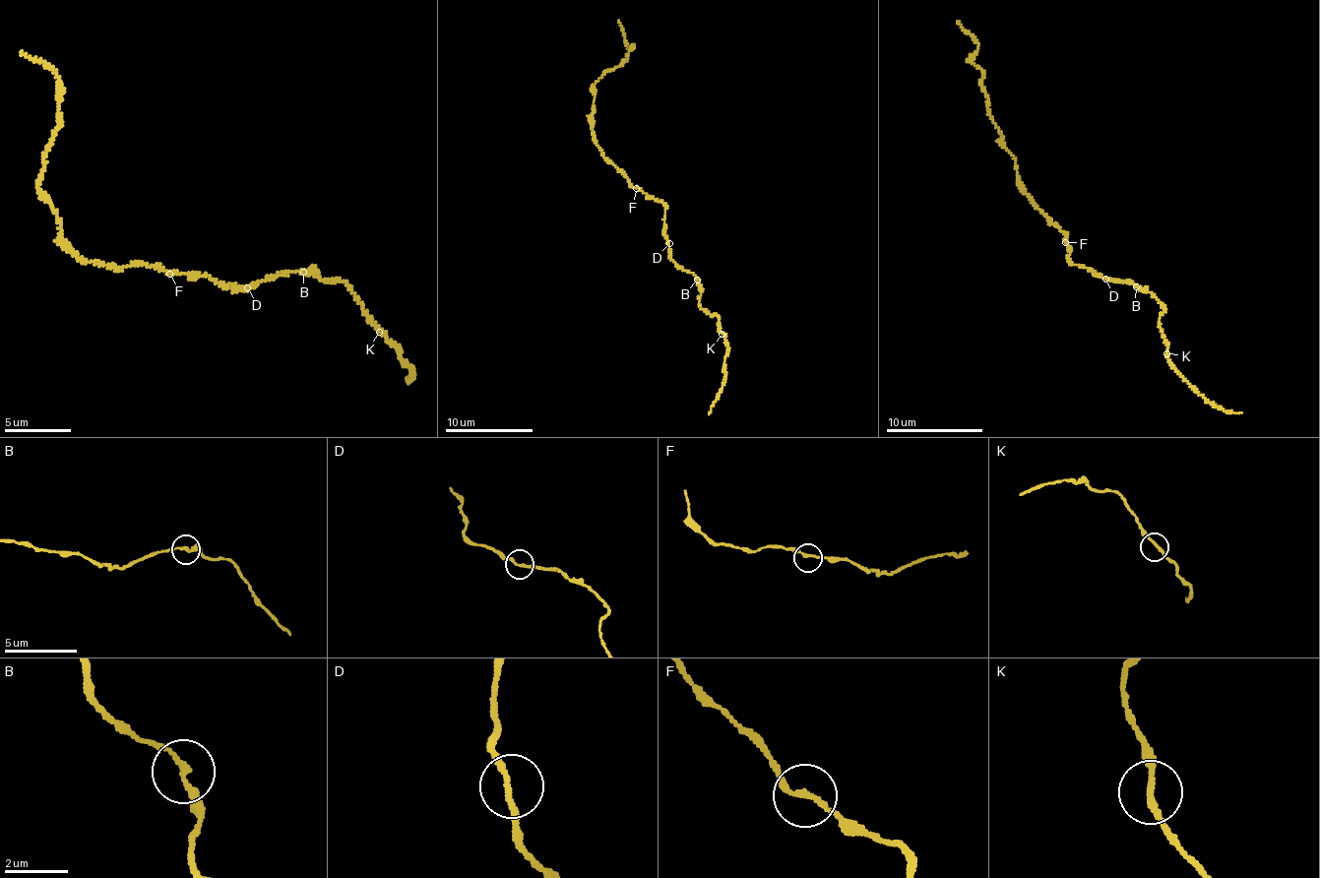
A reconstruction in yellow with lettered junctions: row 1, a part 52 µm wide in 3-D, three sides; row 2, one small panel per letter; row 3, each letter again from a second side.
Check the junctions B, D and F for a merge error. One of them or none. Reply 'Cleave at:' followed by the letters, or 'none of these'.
Cleave at: none of these

